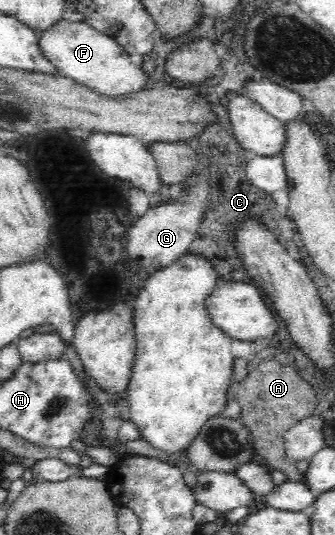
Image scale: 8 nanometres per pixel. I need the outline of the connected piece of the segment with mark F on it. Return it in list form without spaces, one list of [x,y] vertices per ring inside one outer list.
[[[60,19],[39,36],[42,53],[58,67],[60,74],[106,96],[140,94],[157,87],[150,82],[150,74],[146,74],[142,67],[132,64],[128,51],[124,50],[120,43],[84,21],[73,22]]]

